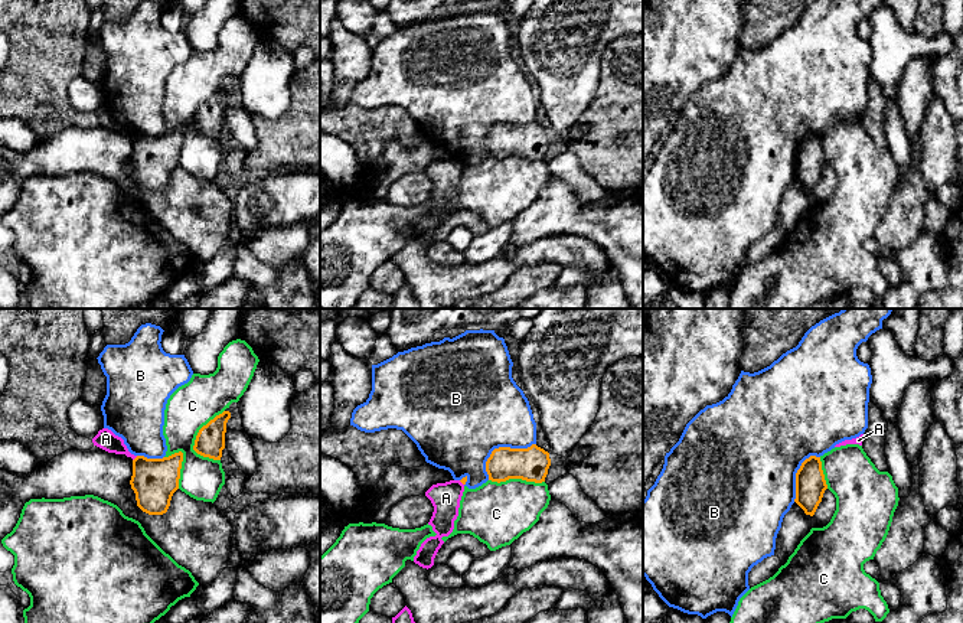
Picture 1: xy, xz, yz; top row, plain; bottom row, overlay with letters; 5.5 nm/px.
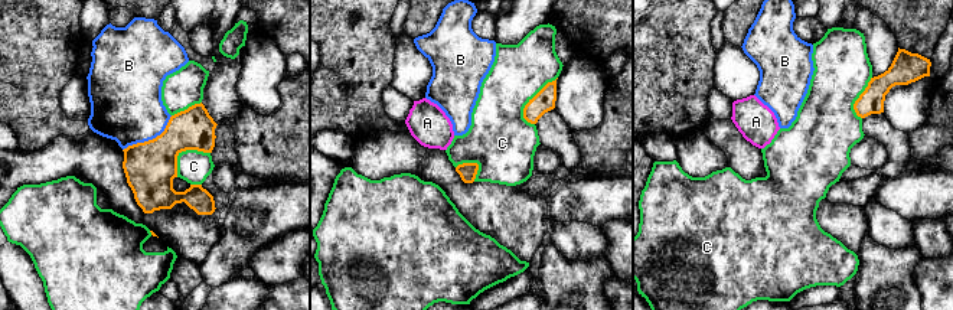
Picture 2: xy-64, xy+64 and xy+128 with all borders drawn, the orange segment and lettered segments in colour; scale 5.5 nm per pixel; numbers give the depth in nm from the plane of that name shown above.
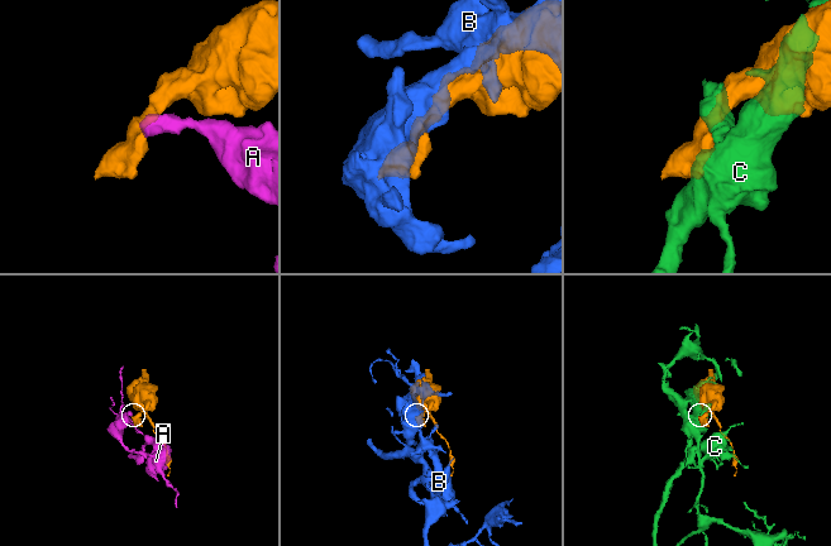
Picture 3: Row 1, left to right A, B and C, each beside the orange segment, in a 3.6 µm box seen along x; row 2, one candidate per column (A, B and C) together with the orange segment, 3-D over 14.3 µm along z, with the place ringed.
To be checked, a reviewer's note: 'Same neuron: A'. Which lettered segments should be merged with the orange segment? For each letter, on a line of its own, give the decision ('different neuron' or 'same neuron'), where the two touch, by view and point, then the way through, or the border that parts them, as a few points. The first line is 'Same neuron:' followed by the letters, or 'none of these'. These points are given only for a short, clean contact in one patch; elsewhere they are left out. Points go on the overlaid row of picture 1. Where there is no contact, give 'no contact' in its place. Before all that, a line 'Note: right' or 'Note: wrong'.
Note: wrong
Same neuron: none of these
A: different neuron; meets orange in xy at (134, 459); border along xy (137, 456), (133, 460)
B: different neuron; meets orange in xz at (499, 447)
C: different neuron; meets orange in xy at (199, 430)

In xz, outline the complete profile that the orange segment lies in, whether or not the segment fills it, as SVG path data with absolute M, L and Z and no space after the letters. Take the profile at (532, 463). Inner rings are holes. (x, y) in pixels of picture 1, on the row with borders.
M532 444L528 449L494 449L486 461L486 472L492 482L522 479L542 483L551 466L549 453Z

